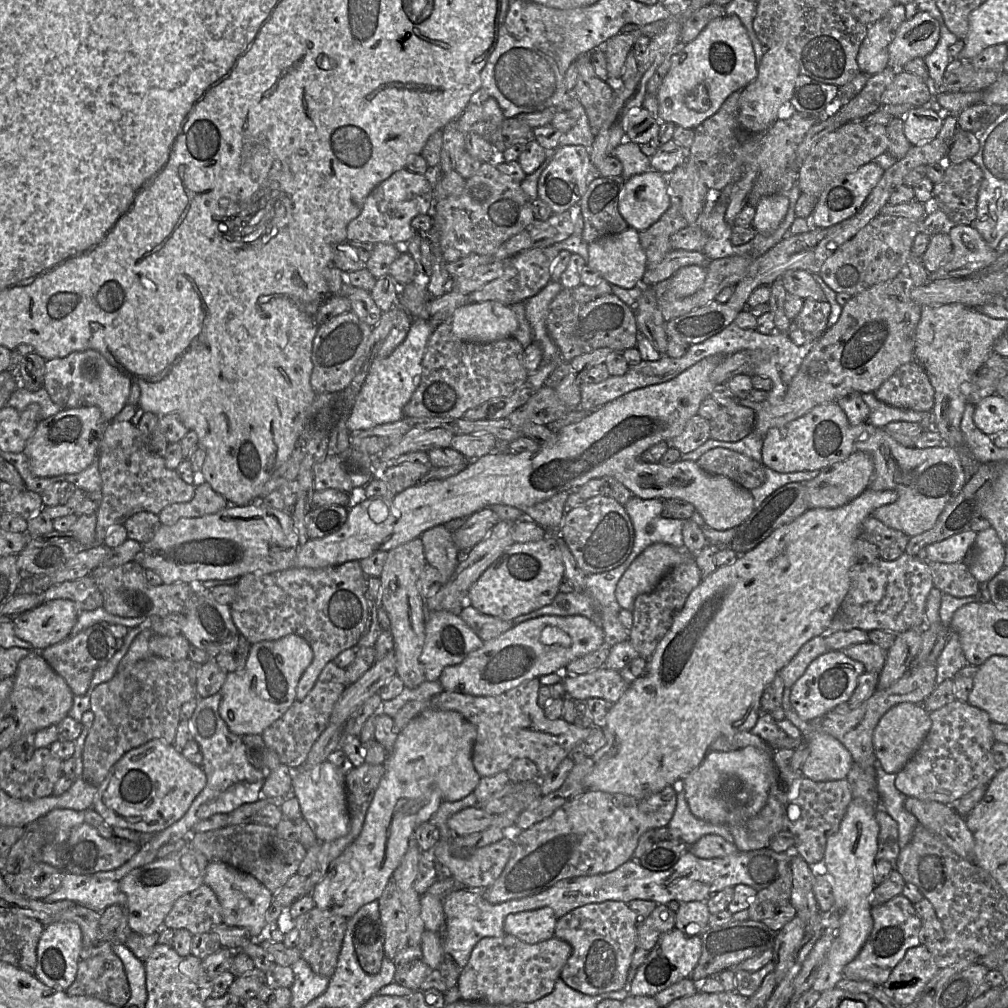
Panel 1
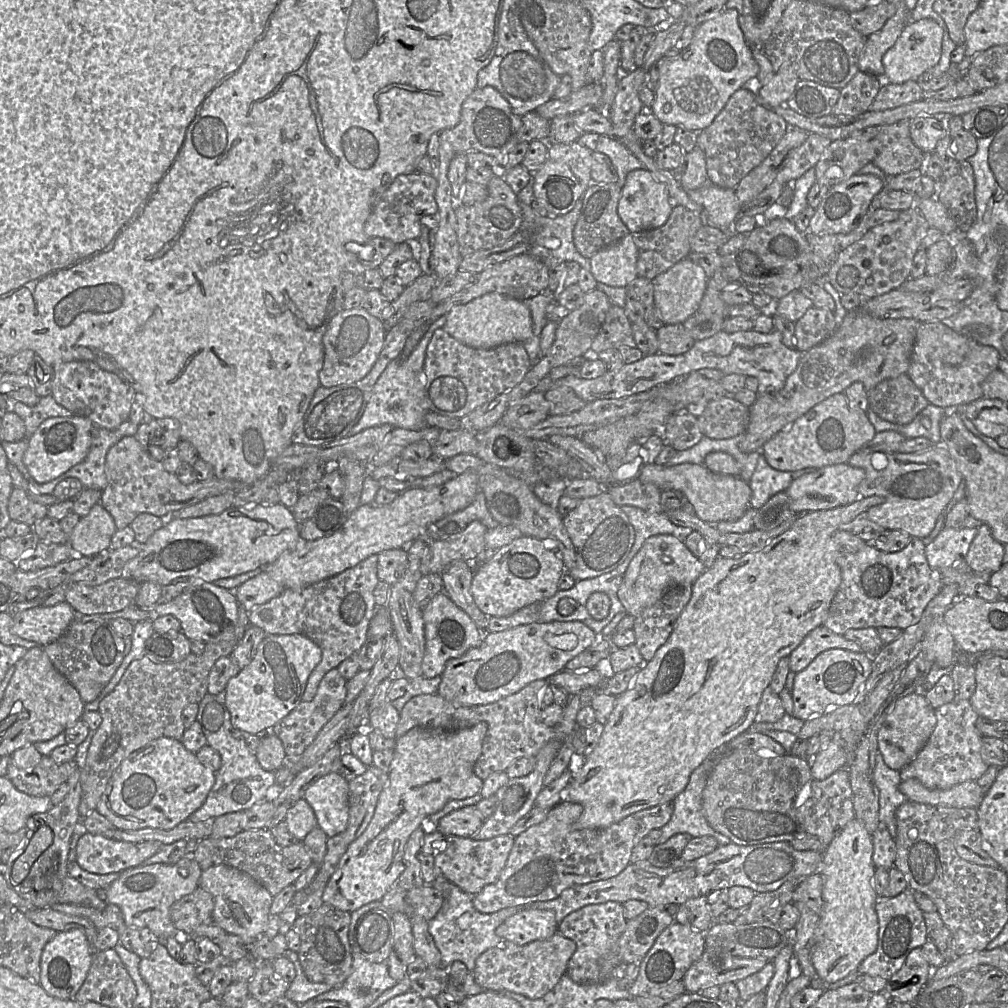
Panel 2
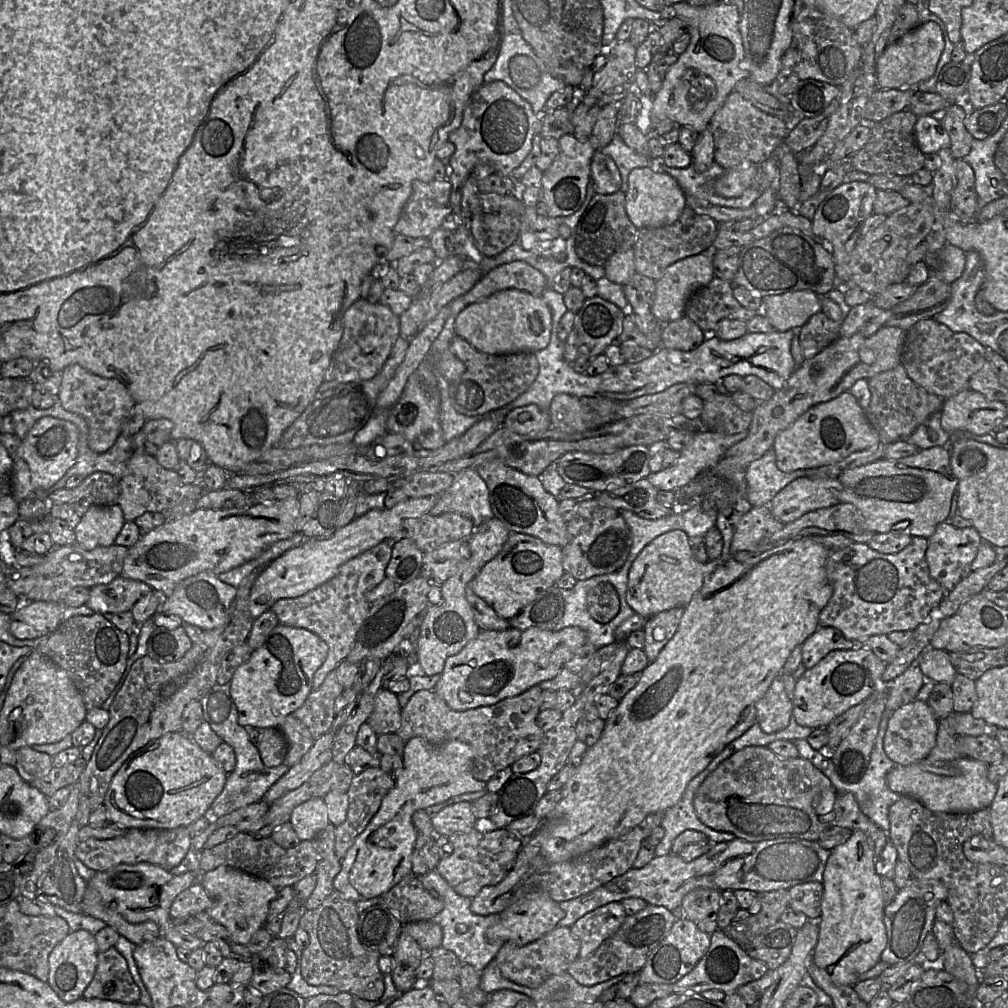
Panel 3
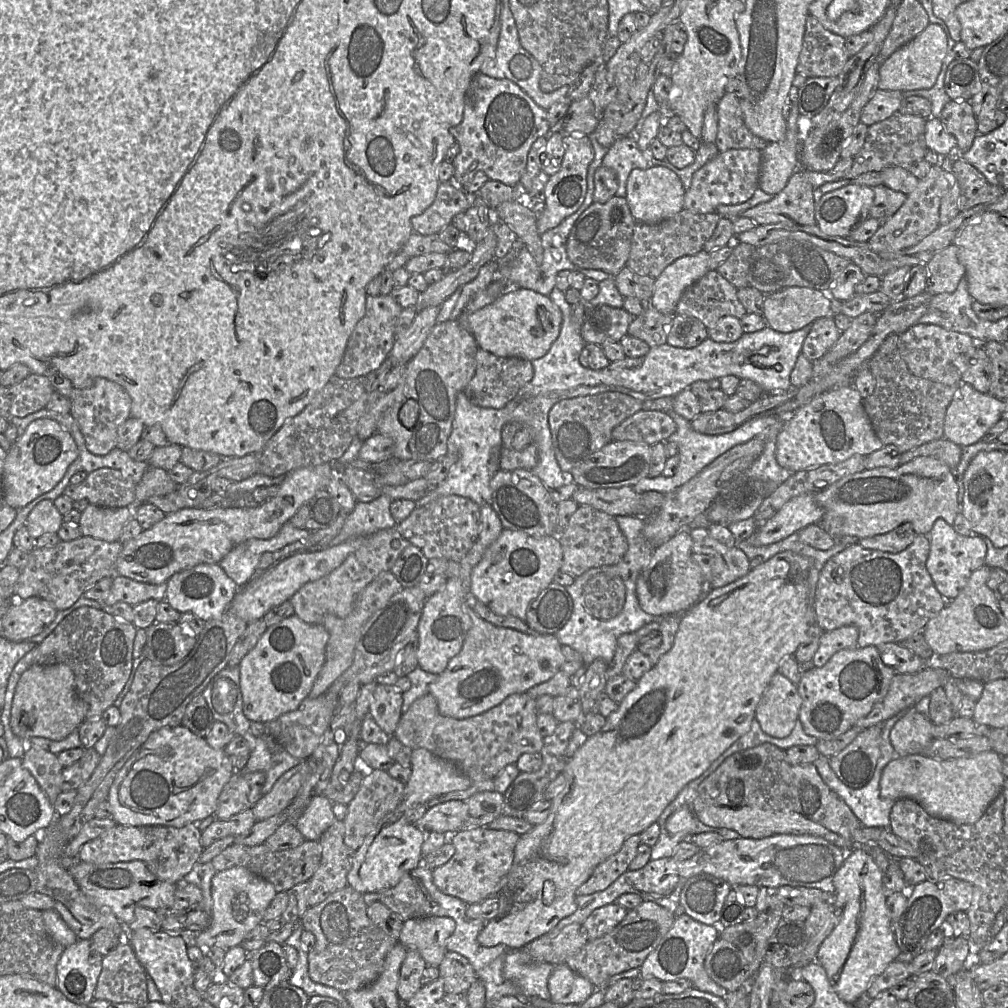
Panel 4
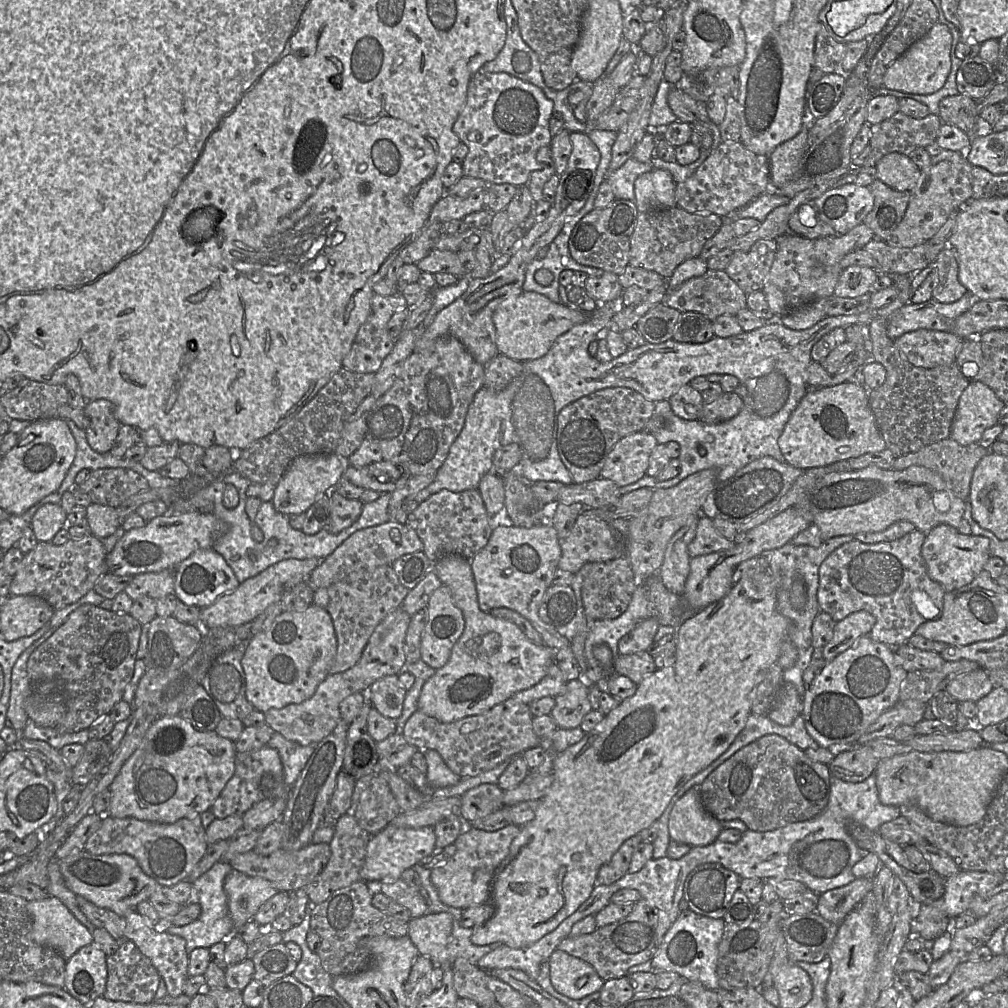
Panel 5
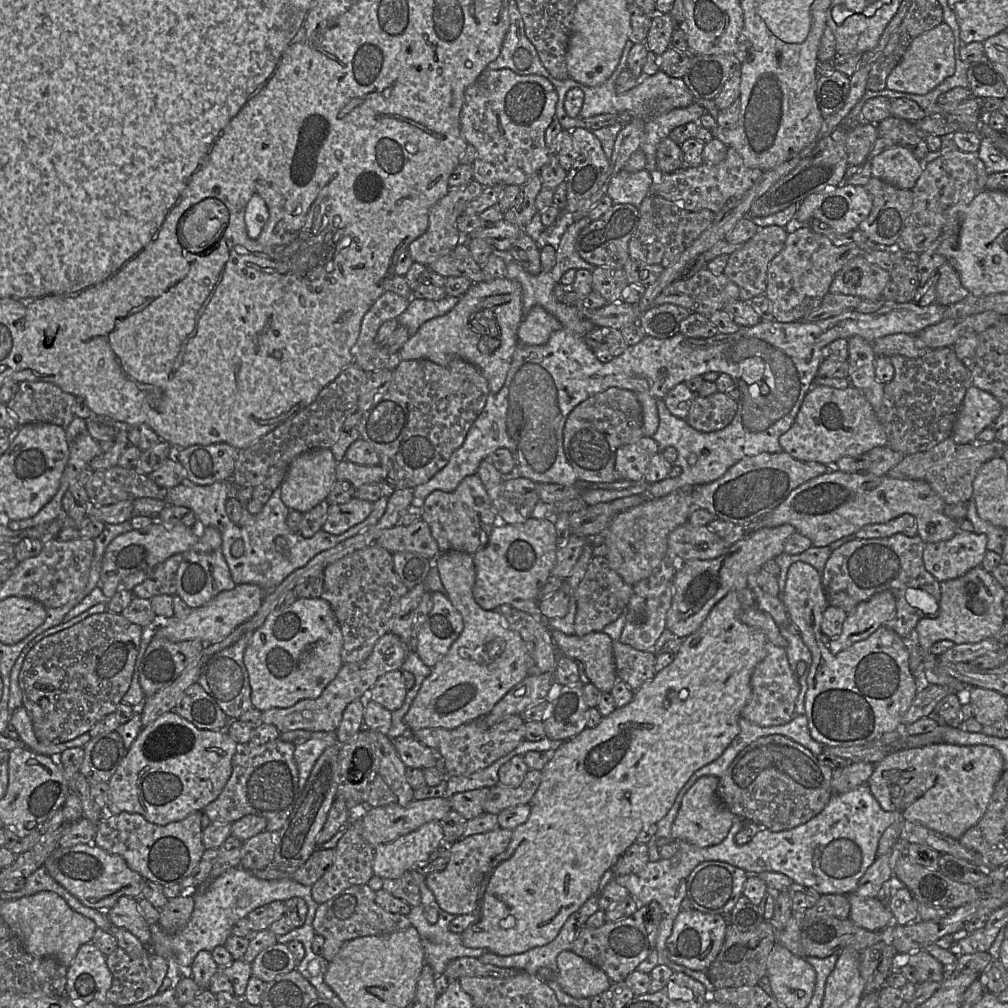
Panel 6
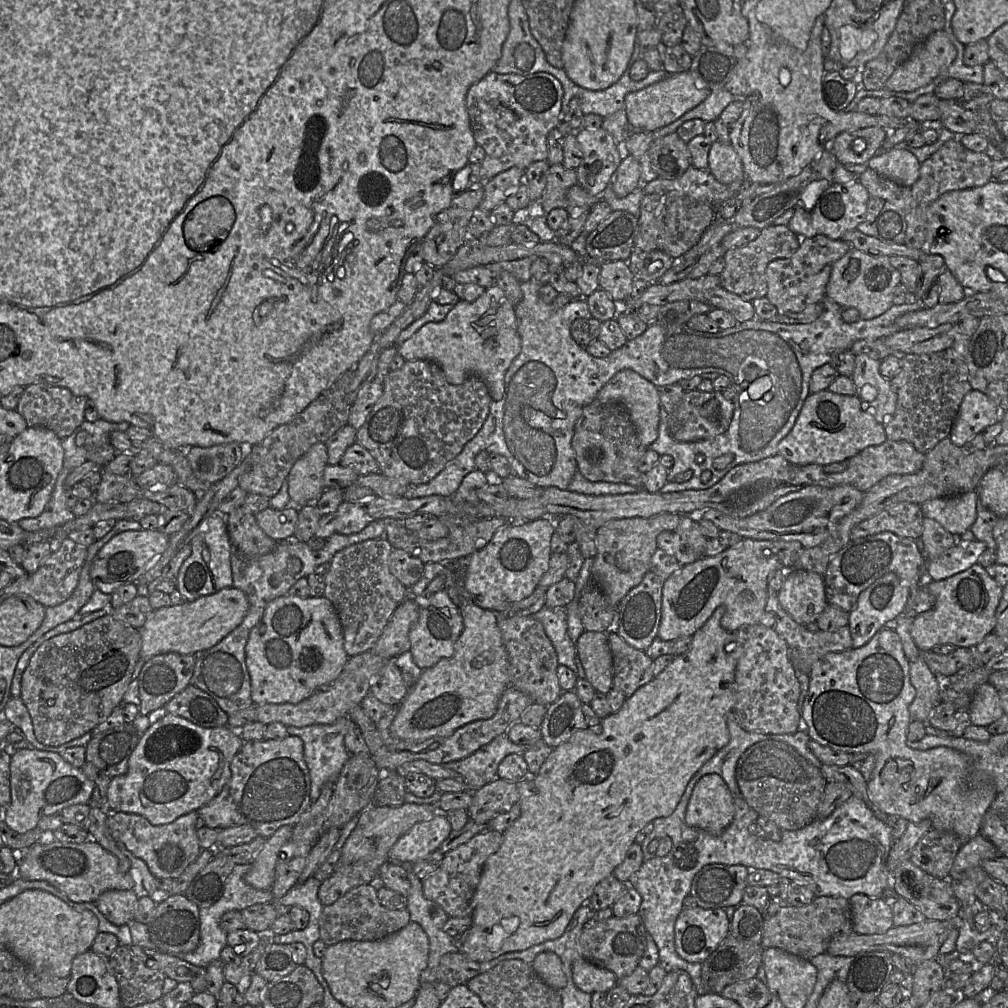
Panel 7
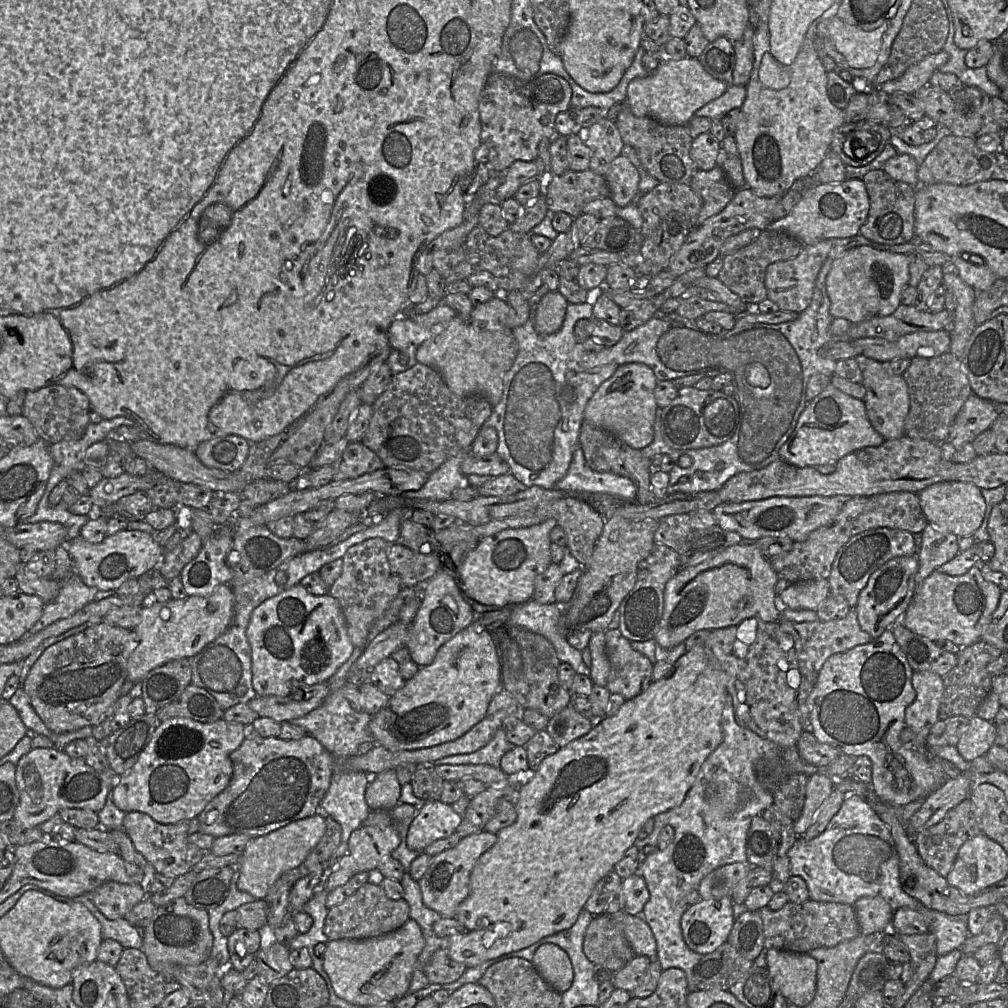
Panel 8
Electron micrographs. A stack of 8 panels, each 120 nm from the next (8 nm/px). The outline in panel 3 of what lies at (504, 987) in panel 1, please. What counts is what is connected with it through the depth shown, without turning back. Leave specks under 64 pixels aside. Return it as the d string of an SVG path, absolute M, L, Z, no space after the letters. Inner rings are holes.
M557 926L540 939L518 946L504 943L497 953L496 961L504 978L529 988L537 988L548 978L567 972L569 966L579 955L580 942L576 939L569 927Z

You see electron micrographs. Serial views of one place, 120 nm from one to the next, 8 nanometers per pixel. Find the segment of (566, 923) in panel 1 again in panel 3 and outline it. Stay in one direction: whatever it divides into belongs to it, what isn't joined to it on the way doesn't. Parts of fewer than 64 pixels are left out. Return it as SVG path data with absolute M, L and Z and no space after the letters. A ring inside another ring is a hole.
M611 902L588 912L571 927L572 935L580 942L578 958L586 958L612 937L627 915L620 902Z

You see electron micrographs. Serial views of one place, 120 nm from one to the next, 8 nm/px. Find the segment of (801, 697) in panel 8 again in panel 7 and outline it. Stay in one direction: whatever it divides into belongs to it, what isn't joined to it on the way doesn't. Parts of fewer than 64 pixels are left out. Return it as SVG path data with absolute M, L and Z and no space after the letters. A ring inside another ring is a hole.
M769 588L765 607L766 611L775 617L774 630L785 640L789 648L794 669L799 669L809 675L813 664L829 652L840 652L852 648L852 638L849 626L844 626L836 631L811 631L806 626L796 623L791 616L780 606L777 592Z

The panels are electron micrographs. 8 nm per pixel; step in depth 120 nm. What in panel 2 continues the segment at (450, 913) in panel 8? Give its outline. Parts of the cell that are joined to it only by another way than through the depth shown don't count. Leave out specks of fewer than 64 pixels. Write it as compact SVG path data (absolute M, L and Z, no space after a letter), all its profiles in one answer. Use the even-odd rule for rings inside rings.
M500 835L489 840L475 840L472 837L446 836L446 848L435 855L435 866L439 875L471 896L478 894L485 886L495 883L503 872L515 837Z

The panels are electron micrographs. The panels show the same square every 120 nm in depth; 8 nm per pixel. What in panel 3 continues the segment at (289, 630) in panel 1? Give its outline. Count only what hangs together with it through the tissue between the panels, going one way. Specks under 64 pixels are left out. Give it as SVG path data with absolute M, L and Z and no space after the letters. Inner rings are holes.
M391 538L381 542L343 564L325 583L301 596L279 599L271 606L270 610L276 614L279 624L309 630L327 644L326 659L313 676L313 690L318 689L327 675L346 661L353 650L371 607L366 593L386 578L385 571L396 541Z

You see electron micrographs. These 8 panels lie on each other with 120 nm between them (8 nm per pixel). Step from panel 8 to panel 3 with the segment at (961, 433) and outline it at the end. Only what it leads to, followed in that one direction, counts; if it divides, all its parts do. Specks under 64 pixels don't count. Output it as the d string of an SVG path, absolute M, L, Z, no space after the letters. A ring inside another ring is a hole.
M967 389L944 401L941 409L941 426L950 435L961 431L984 435L993 433L1006 417L1005 403L989 400L983 394Z

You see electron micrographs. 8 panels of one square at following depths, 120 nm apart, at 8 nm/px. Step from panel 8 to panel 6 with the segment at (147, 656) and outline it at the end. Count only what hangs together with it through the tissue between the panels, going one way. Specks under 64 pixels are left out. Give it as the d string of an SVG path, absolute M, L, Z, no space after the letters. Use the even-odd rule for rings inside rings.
M238 584L232 590L219 593L207 604L193 609L184 619L173 616L158 620L154 626L156 636L172 642L199 639L206 645L216 643L228 636L236 627L251 619L259 611L265 596L265 591L256 584Z

